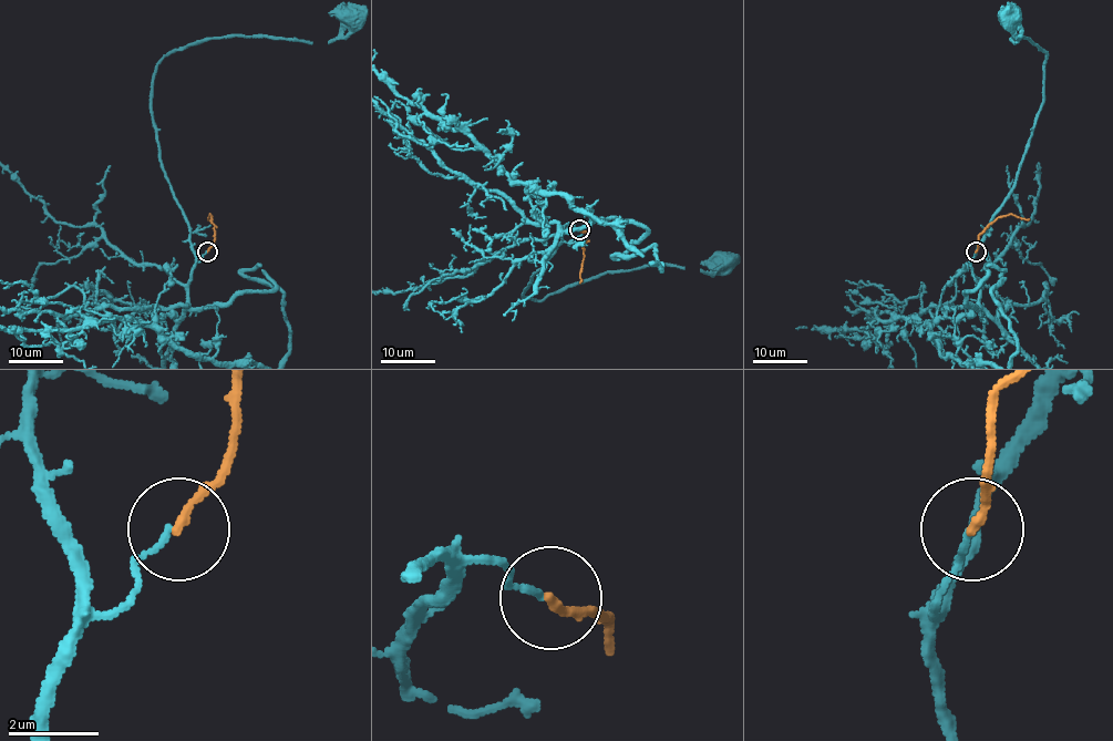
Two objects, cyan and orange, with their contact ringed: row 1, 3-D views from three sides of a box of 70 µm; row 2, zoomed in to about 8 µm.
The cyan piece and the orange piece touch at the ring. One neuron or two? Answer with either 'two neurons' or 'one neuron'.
two neurons

